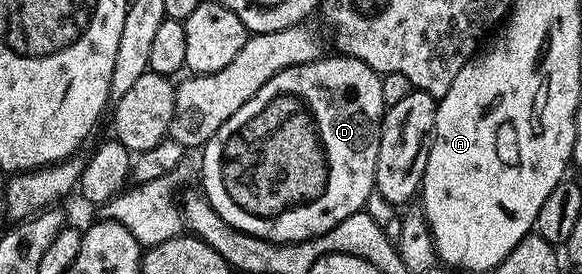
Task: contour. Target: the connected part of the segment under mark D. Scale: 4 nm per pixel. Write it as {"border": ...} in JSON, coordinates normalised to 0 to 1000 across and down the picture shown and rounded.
{"border":[[[574,197],[574,215],[553,208],[538,230],[522,230],[486,252],[424,369],[424,383],[416,383],[409,405],[397,412],[383,456],[359,504],[352,526],[345,566],[345,668],[349,708],[357,726],[359,745],[397,821],[405,843],[416,850],[435,850],[438,865],[466,872],[469,887],[512,887],[522,872],[533,872],[543,858],[553,858],[570,843],[574,821],[589,807],[589,792],[603,792],[603,777],[622,766],[631,734],[631,719],[644,693],[641,650],[644,646],[644,602],[651,573],[651,500],[655,496],[655,438],[662,431],[663,387],[658,369],[658,310],[655,274],[639,259],[632,237],[615,215],[607,215],[601,201]]]}

